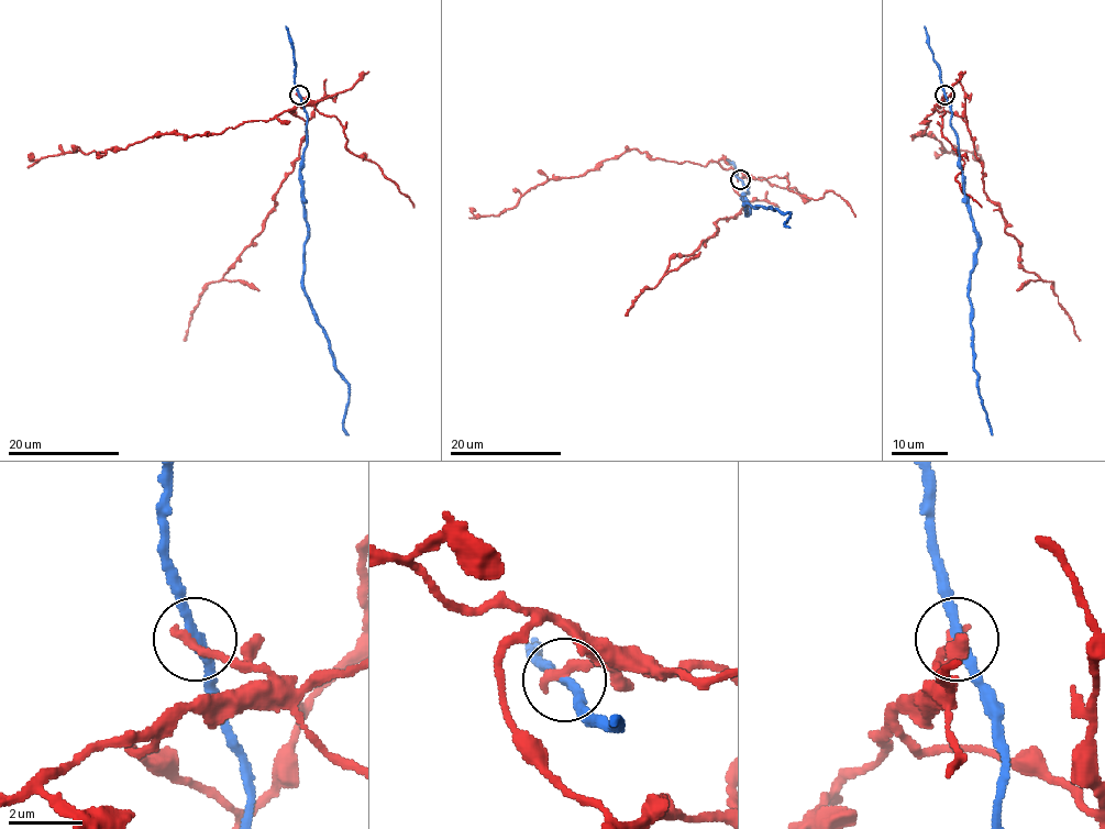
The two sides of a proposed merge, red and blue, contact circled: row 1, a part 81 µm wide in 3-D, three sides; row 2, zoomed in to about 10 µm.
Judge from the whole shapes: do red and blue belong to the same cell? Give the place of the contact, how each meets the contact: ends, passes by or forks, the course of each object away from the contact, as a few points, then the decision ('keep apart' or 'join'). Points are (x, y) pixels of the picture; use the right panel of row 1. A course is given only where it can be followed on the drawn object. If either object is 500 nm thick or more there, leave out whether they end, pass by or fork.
place (945, 95); red ends; blue passes by; course red (945, 95), (935, 107), (965, 122), (984, 189), (1018, 244), (1019, 265), (1052, 283), (1079, 341); course blue (945, 95), (951, 112), (950, 125), (957, 139), (963, 194), (978, 241), (970, 289), (972, 367), (992, 434); keep apart

